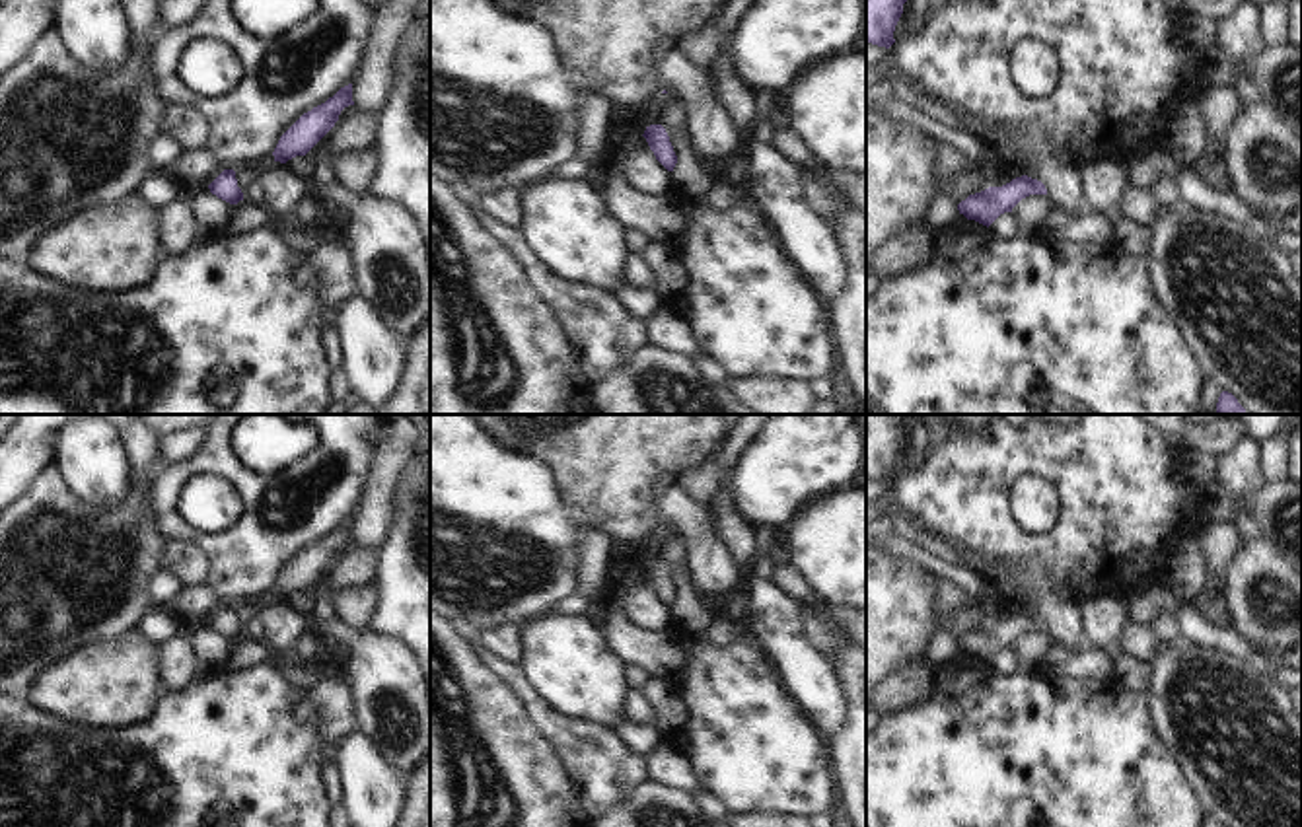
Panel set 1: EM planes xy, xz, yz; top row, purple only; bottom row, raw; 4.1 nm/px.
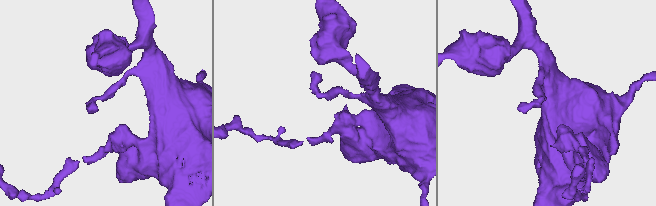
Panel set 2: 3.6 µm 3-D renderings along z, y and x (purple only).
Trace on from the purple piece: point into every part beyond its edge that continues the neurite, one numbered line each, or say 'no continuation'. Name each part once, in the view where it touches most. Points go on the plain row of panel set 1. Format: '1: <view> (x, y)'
no continuation

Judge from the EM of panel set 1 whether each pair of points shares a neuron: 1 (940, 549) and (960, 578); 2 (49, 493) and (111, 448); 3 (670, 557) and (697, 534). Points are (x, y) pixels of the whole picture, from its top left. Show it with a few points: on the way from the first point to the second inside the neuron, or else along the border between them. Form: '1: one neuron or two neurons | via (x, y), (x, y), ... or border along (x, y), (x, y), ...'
1: two neurons | border along (909, 541), (948, 563), (970, 565)
2: two neurons | border along (57, 462), (65, 481), (88, 504), (104, 506)
3: two neurons | border along (668, 528), (684, 543), (687, 565)

